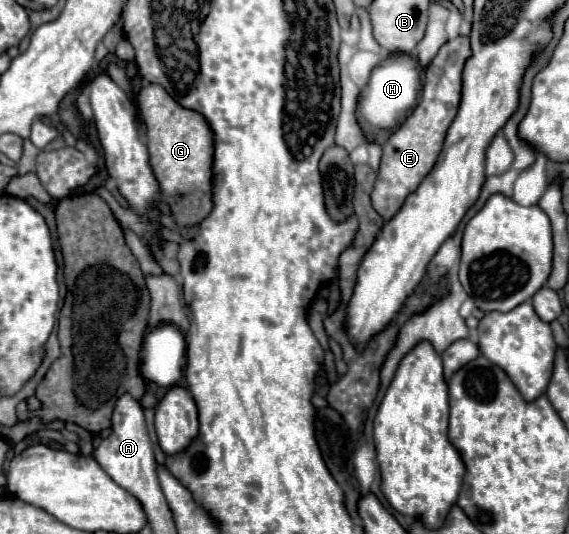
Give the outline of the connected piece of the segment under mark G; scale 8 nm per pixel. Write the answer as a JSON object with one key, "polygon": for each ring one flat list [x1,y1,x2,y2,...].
{"polygon":[[151,84,137,96,141,120,147,126,147,146,151,168,161,184,161,196,171,206,173,216,183,226,193,226,205,220,213,208,213,132,207,120,189,108,177,104,163,86]]}

